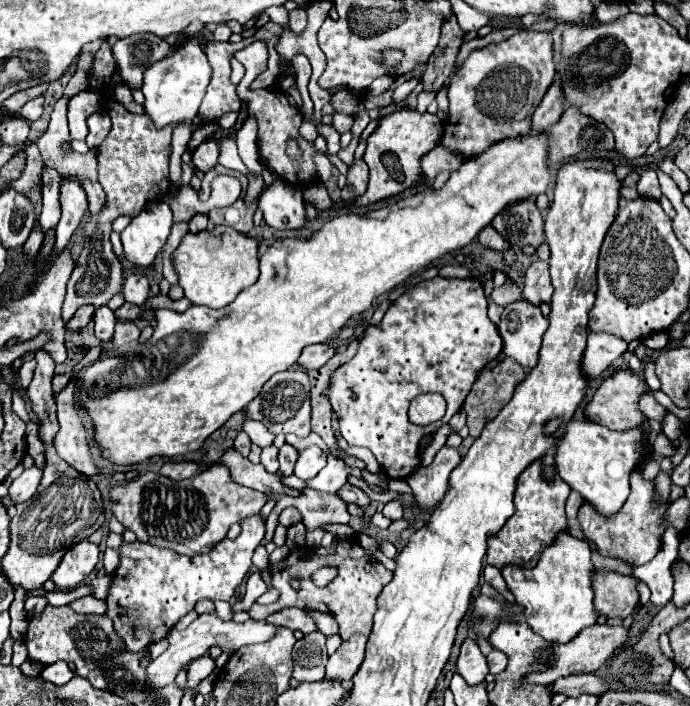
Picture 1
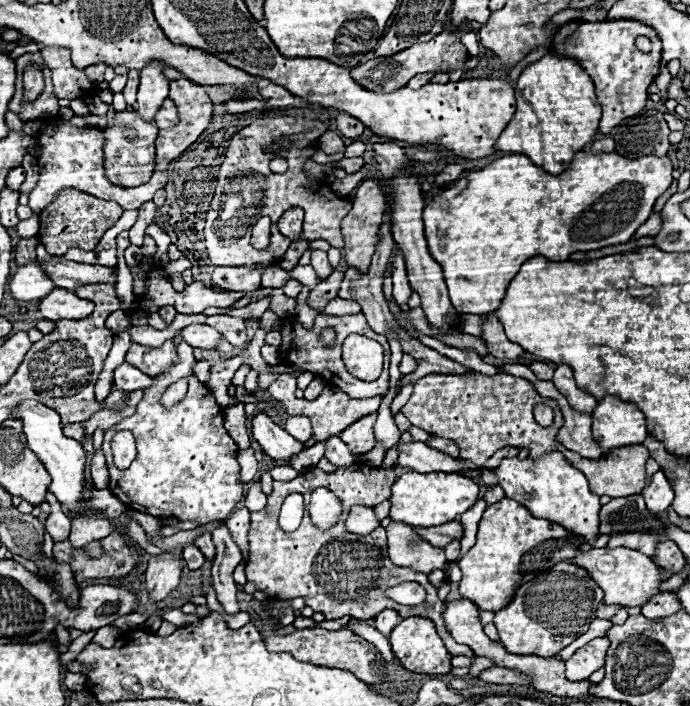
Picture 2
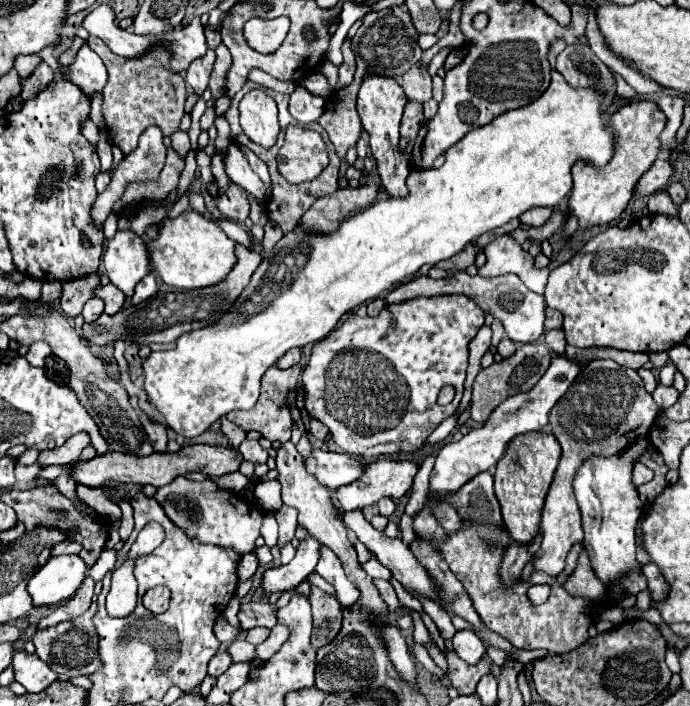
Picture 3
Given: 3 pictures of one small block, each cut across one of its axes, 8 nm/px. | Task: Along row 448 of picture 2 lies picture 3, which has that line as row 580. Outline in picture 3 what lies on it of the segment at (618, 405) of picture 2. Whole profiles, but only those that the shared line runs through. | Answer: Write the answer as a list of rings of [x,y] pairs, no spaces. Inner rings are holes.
[[[648,434],[638,436],[630,448],[614,456],[590,456],[584,464],[578,466],[574,474],[574,496],[582,512],[582,530],[584,530],[584,548],[590,554],[590,562],[598,578],[608,586],[618,576],[638,568],[636,560],[636,540],[634,526],[642,512],[642,502],[638,498],[636,486],[632,484],[632,468],[640,456],[650,448]]]

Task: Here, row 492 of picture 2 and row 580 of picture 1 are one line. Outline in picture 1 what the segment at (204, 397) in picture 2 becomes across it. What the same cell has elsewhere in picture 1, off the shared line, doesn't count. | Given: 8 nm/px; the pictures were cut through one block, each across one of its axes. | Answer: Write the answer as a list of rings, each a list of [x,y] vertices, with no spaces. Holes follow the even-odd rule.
[[[260,514],[248,516],[240,522],[242,532],[236,540],[224,538],[210,554],[180,556],[170,548],[158,548],[144,542],[122,544],[120,566],[112,574],[112,588],[106,598],[108,614],[114,620],[118,636],[122,636],[126,650],[140,652],[152,642],[162,640],[170,628],[202,598],[230,600],[236,588],[244,582],[252,568],[252,552],[264,538],[264,518]]]

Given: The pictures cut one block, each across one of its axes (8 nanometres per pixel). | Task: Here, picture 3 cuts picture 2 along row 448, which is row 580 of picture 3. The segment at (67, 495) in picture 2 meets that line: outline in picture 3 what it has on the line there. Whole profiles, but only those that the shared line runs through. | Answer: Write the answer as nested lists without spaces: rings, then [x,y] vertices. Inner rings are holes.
[[[52,556],[28,582],[34,606],[54,606],[74,596],[86,578],[86,562],[76,556]]]

